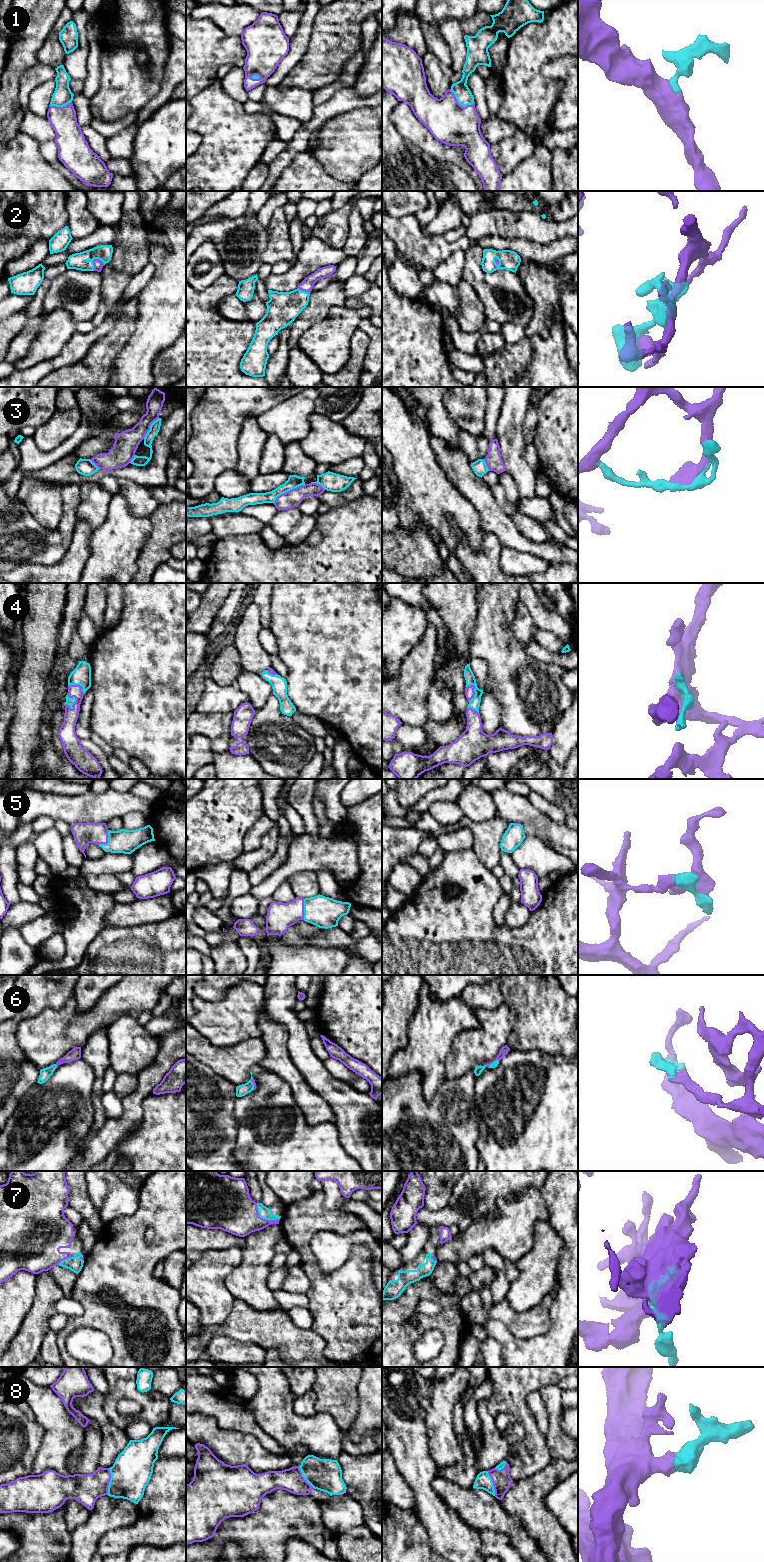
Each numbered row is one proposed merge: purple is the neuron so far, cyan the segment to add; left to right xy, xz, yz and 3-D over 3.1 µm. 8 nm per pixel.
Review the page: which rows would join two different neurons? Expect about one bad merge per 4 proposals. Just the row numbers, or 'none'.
none

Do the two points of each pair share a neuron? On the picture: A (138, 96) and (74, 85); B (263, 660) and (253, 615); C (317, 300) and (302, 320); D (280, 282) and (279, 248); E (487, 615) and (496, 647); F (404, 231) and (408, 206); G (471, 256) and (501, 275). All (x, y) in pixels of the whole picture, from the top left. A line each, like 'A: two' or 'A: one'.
A: two
B: one
C: one
D: two
E: one
F: two
G: one

